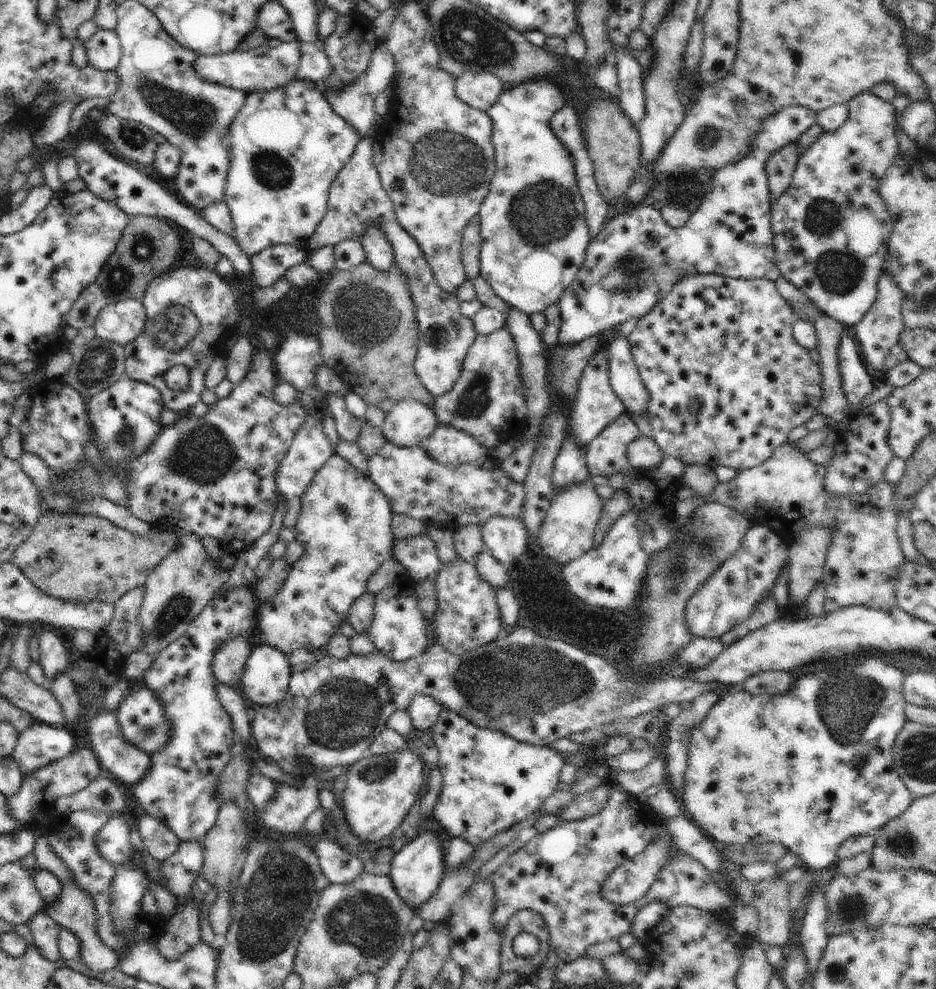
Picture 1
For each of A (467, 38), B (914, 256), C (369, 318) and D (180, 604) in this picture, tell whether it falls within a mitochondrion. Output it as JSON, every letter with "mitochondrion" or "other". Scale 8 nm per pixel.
{"A":"mitochondrion","B":"other","C":"mitochondrion","D":"mitochondrion"}

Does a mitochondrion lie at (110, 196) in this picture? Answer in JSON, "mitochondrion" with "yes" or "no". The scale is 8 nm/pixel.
{"mitochondrion":"no"}

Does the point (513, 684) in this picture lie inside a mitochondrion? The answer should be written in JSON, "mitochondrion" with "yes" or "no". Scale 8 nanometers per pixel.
{"mitochondrion":"yes"}

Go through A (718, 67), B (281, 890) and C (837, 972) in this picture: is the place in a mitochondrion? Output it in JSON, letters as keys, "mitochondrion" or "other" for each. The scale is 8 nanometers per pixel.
{"A":"other","B":"mitochondrion","C":"mitochondrion"}

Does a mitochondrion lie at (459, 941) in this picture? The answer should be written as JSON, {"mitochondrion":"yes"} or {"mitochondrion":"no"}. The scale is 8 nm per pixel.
{"mitochondrion":"no"}

